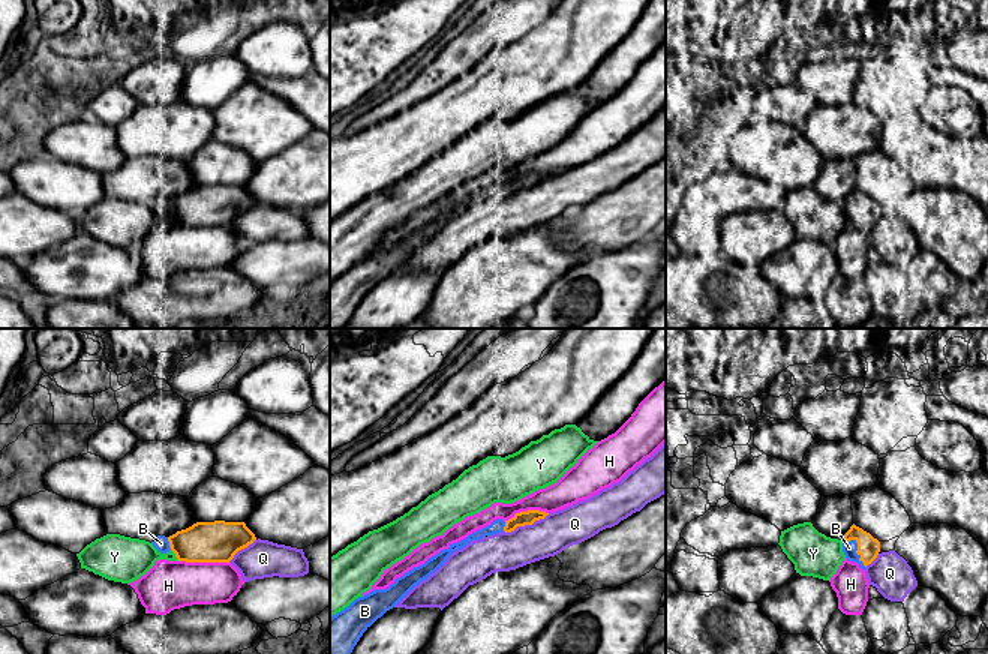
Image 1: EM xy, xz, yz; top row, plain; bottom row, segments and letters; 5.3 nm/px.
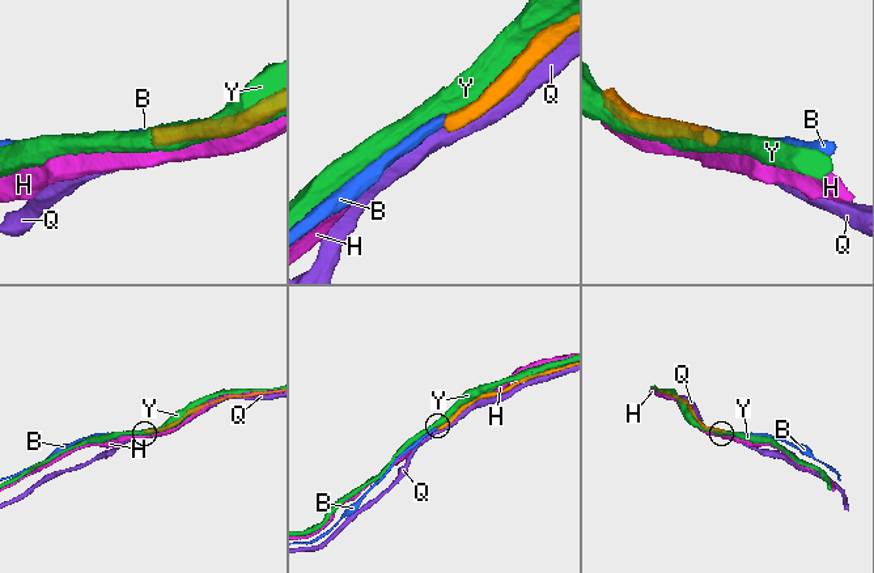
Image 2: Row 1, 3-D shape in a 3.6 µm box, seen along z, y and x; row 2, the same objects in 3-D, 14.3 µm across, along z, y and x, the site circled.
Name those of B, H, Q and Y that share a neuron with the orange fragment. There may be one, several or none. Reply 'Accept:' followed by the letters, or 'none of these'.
Accept: B

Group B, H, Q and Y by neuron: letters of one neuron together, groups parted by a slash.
B / H / Q / Y

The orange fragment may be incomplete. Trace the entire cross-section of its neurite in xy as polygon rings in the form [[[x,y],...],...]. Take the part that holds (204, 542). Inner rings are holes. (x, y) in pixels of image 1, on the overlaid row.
[[[214,520],[196,522],[169,537],[157,536],[151,543],[160,554],[172,550],[178,561],[229,562],[255,540],[244,522]]]

